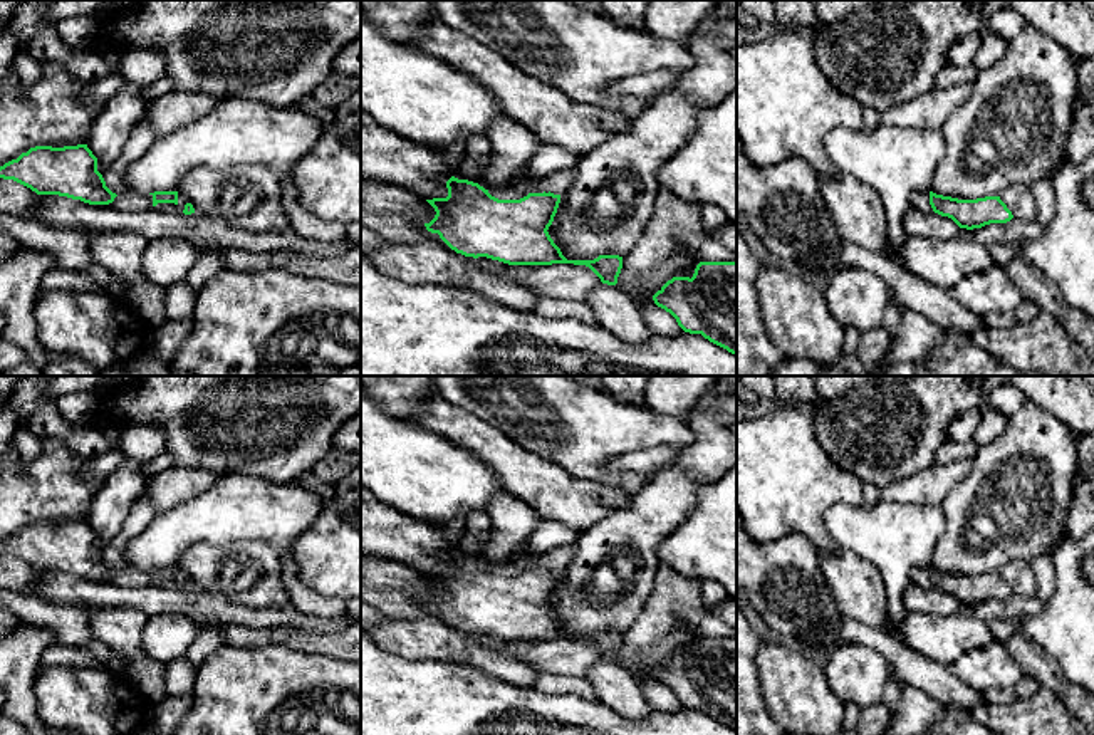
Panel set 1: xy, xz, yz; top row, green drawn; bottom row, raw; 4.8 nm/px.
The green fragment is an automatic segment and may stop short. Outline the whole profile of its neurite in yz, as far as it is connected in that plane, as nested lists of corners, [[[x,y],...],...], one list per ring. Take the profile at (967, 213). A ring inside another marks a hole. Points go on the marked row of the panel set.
[[[916,191],[909,206],[925,213],[931,206],[935,213],[951,218],[960,228],[966,230],[982,228],[990,223],[1007,223],[1013,218],[1000,196],[958,200],[933,191]]]

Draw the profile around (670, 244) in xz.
[[[661,186],[649,222],[623,257],[616,287],[638,307],[656,305],[653,295],[668,280],[693,277],[705,240],[700,205]]]

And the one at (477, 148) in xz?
[[[487,134],[471,136],[466,141],[466,148],[463,153],[461,175],[466,180],[478,178],[478,164],[488,154],[492,154],[492,143],[490,143],[488,136]]]

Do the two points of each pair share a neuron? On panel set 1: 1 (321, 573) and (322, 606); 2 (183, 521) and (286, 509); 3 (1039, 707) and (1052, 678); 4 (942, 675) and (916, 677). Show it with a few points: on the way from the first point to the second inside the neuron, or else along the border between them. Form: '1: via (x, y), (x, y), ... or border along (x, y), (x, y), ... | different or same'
1: border along (297, 564), (304, 581), (343, 599) | different
2: via (208, 519), (229, 510), (260, 510) | same
3: border along (1041, 687), (1052, 692), (1076, 715) | different
4: via (935, 675), (923, 675) | same

